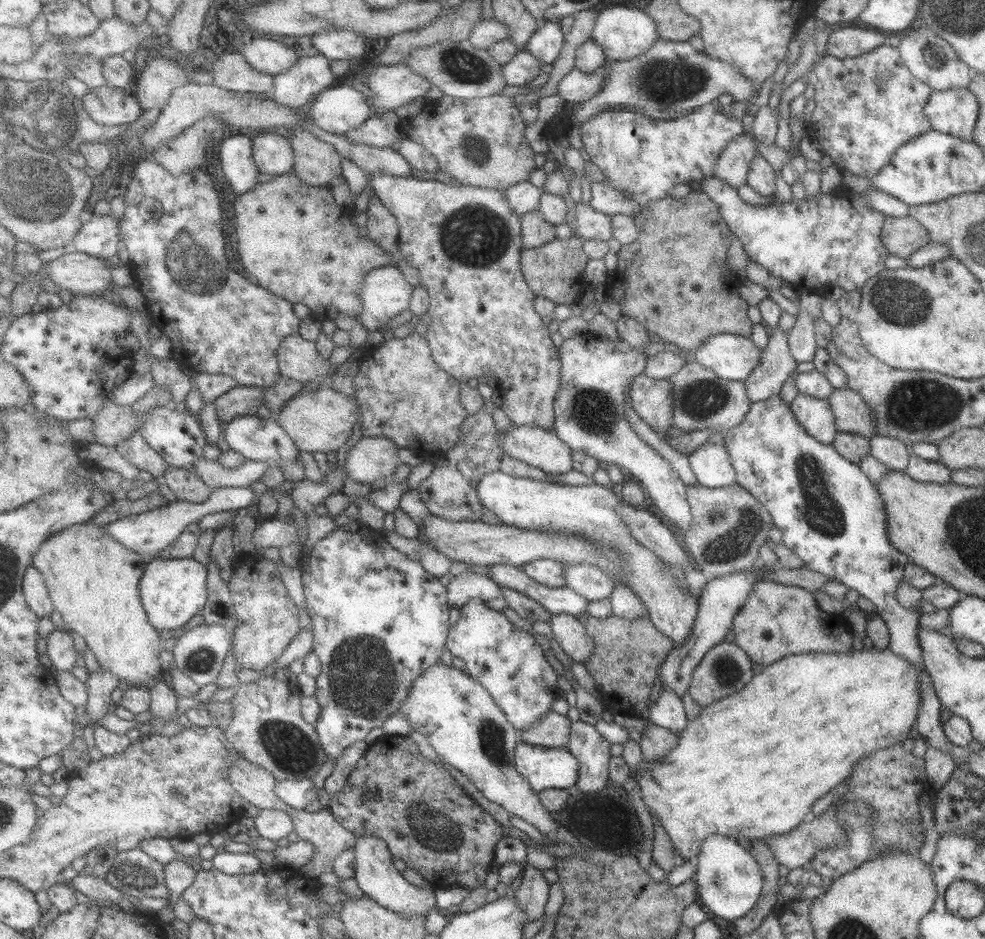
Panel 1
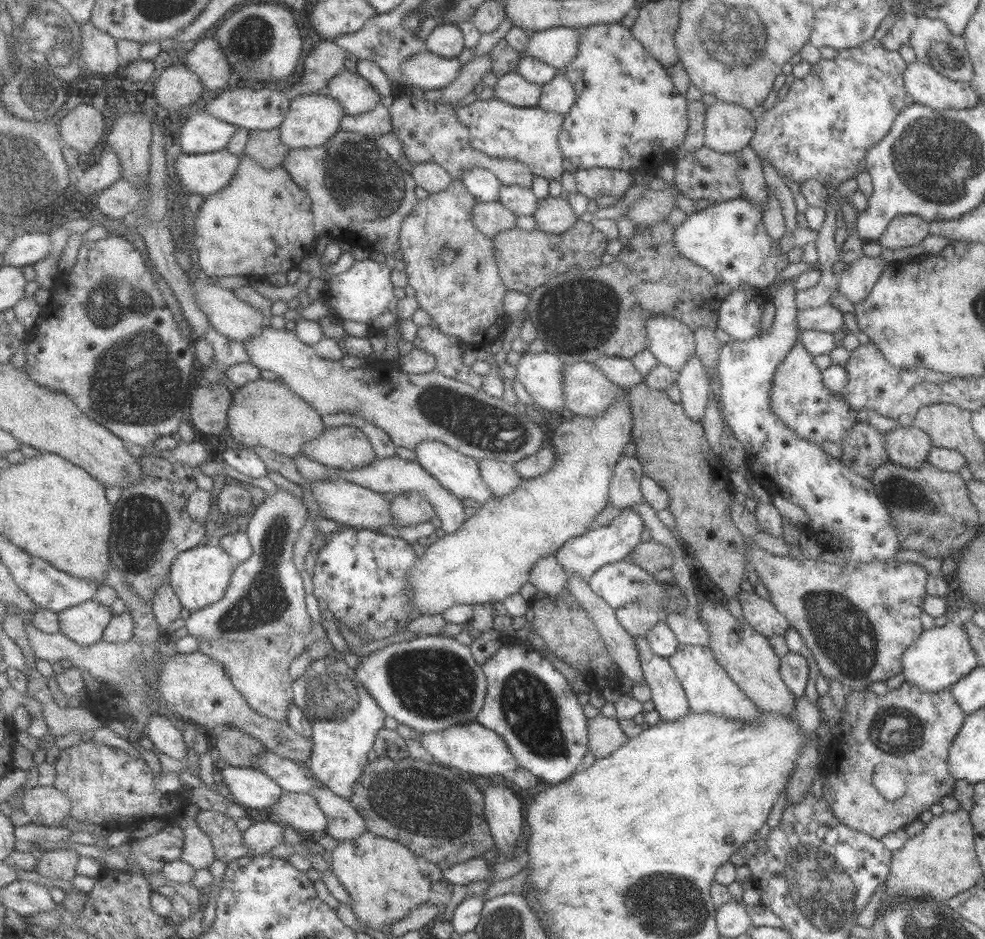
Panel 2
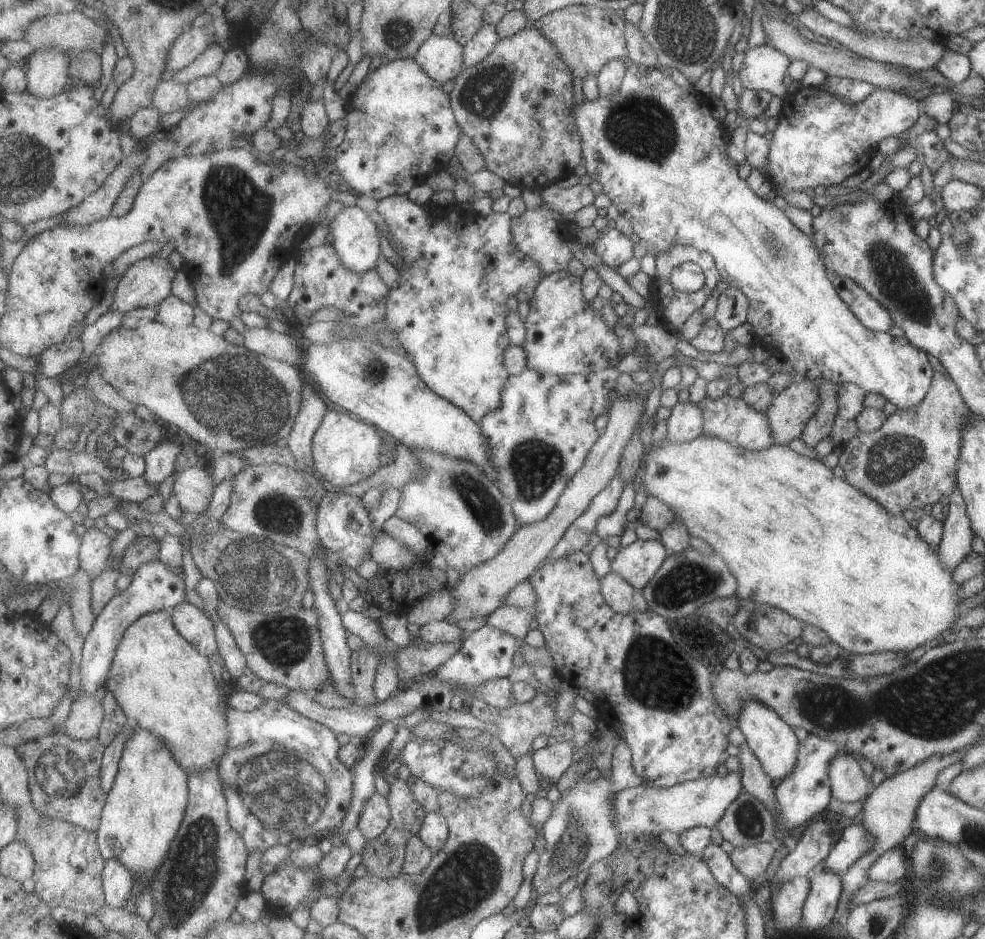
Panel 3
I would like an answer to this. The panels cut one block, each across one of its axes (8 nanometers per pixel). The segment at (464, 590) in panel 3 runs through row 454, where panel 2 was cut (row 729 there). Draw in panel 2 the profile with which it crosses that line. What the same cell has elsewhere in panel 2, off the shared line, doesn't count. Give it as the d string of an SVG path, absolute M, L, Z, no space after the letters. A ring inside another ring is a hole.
M600 715L590 719L589 750L596 759L610 756L629 740L616 718Z

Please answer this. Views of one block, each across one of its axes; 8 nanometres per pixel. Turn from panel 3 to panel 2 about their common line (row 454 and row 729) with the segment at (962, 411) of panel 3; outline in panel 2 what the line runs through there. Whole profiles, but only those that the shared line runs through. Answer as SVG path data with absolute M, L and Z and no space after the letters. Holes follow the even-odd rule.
M902 683L898 689L890 689L878 696L869 688L848 690L844 714L841 714L840 733L830 741L824 761L824 773L828 777L823 794L828 799L834 816L846 826L880 839L885 834L904 829L922 812L938 804L945 795L952 795L956 779L949 769L948 759L952 741L966 720L964 710L955 701L950 689L926 692L910 683ZM893 762L905 774L907 792L896 802L886 800L873 785L872 775L877 764Z

